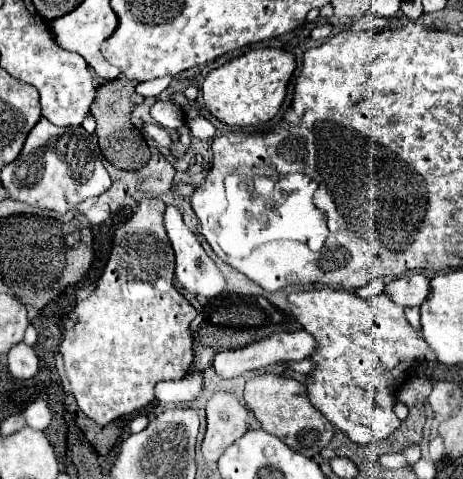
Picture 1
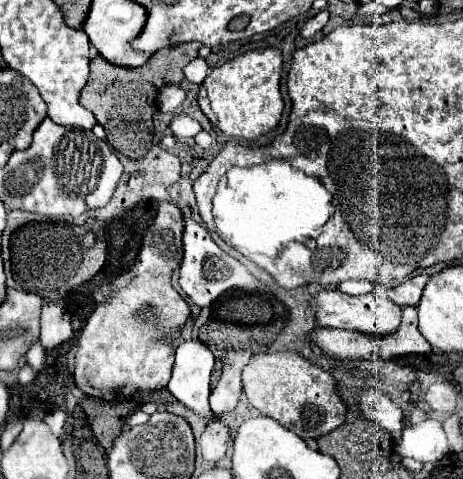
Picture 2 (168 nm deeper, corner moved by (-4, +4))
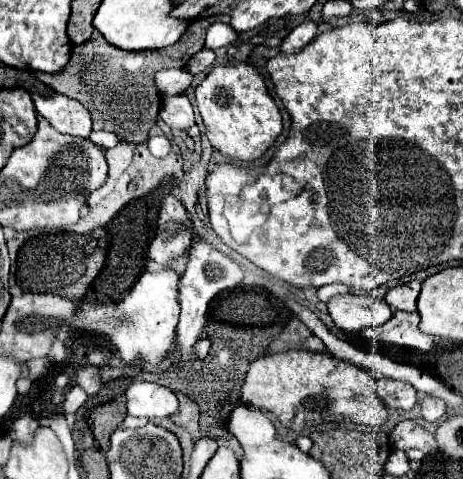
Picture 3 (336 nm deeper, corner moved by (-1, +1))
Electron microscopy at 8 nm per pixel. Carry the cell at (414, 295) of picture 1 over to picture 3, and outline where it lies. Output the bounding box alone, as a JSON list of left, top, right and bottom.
[384,280,420,312]

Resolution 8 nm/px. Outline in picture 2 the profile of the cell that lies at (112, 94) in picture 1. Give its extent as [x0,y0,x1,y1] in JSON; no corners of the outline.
[79,41,201,159]

